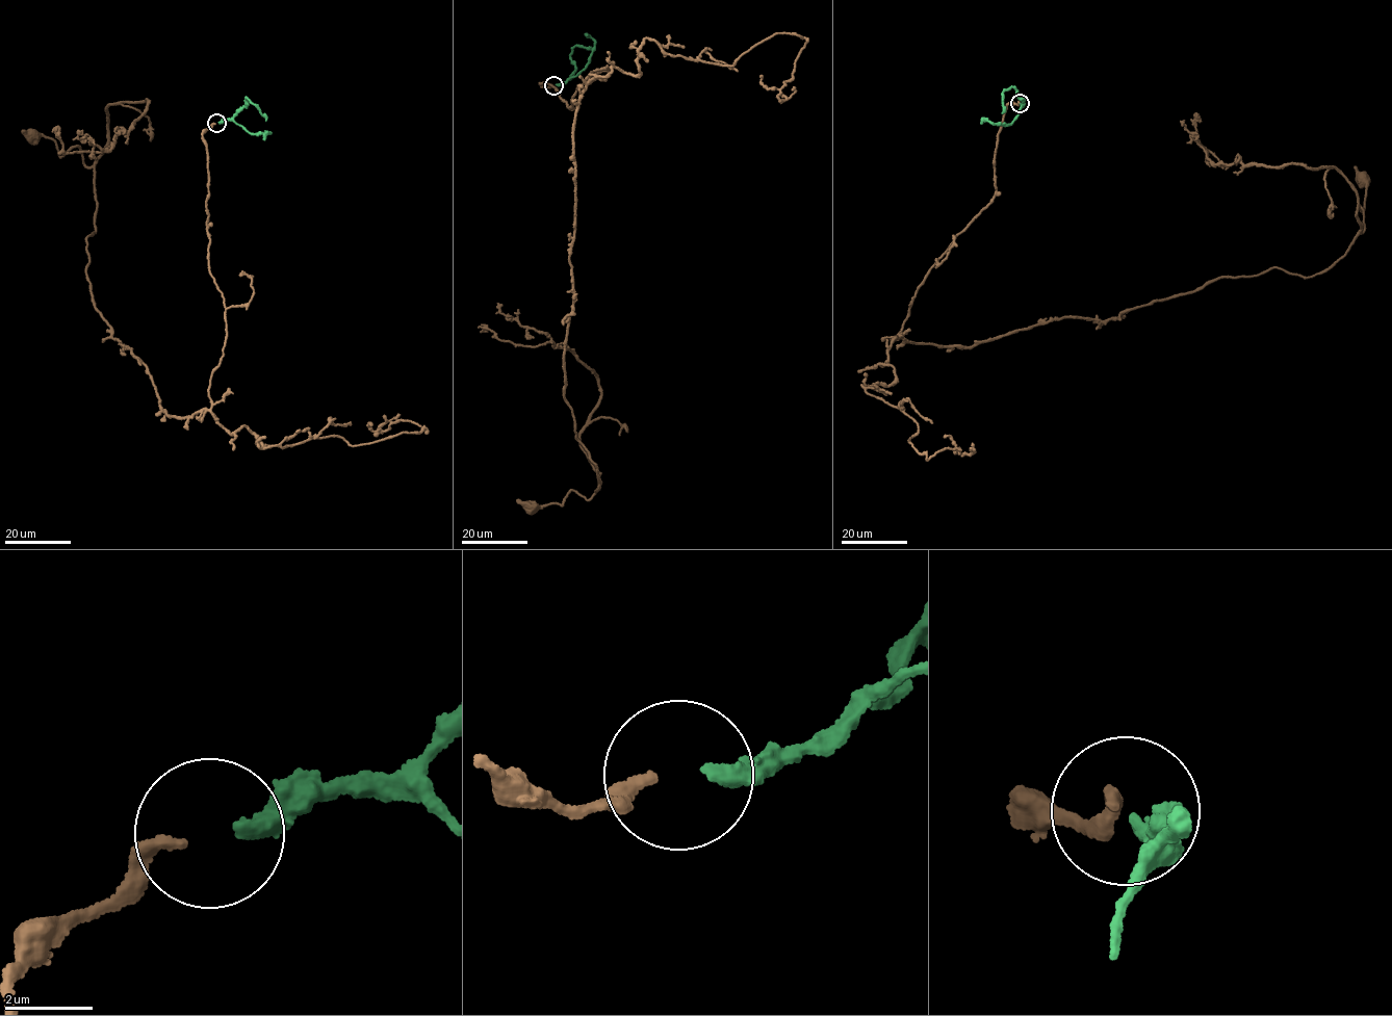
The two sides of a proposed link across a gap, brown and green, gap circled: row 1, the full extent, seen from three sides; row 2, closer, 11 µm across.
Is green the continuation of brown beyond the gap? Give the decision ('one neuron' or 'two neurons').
two neurons

